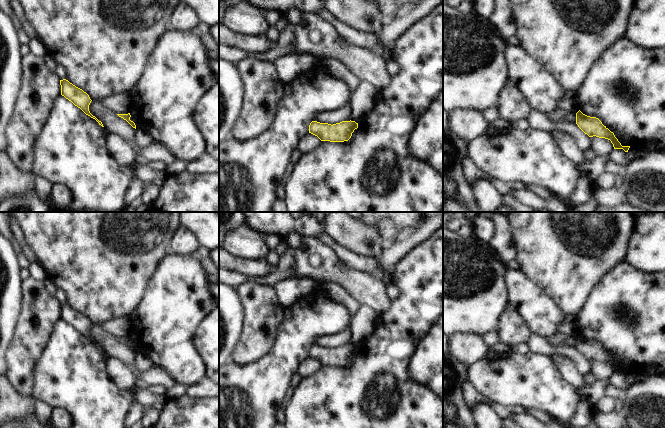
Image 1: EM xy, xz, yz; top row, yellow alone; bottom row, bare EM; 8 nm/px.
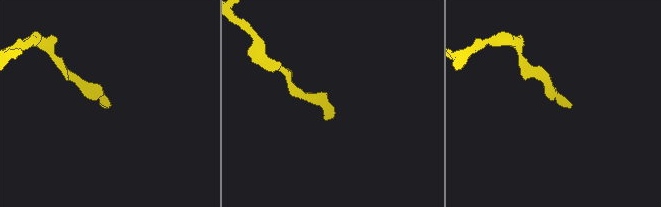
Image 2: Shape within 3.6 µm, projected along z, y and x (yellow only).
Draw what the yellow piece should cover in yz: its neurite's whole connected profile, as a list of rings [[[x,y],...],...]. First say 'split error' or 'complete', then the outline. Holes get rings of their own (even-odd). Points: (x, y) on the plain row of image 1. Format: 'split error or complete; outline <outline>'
complete; outline [[[580,334],[576,337],[576,348],[589,361],[596,360],[610,364],[614,373],[623,373],[628,376],[630,372],[630,370],[622,370],[614,357],[604,350],[598,342],[587,340]]]

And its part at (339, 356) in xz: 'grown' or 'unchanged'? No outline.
unchanged

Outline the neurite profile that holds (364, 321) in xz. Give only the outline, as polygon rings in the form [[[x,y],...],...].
[[[361,305],[350,322],[351,345],[360,347],[376,330],[380,314],[366,305]]]

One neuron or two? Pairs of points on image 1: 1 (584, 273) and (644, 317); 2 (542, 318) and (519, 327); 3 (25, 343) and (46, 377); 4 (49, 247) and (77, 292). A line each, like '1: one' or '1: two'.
1: two
2: two
3: two
4: one

